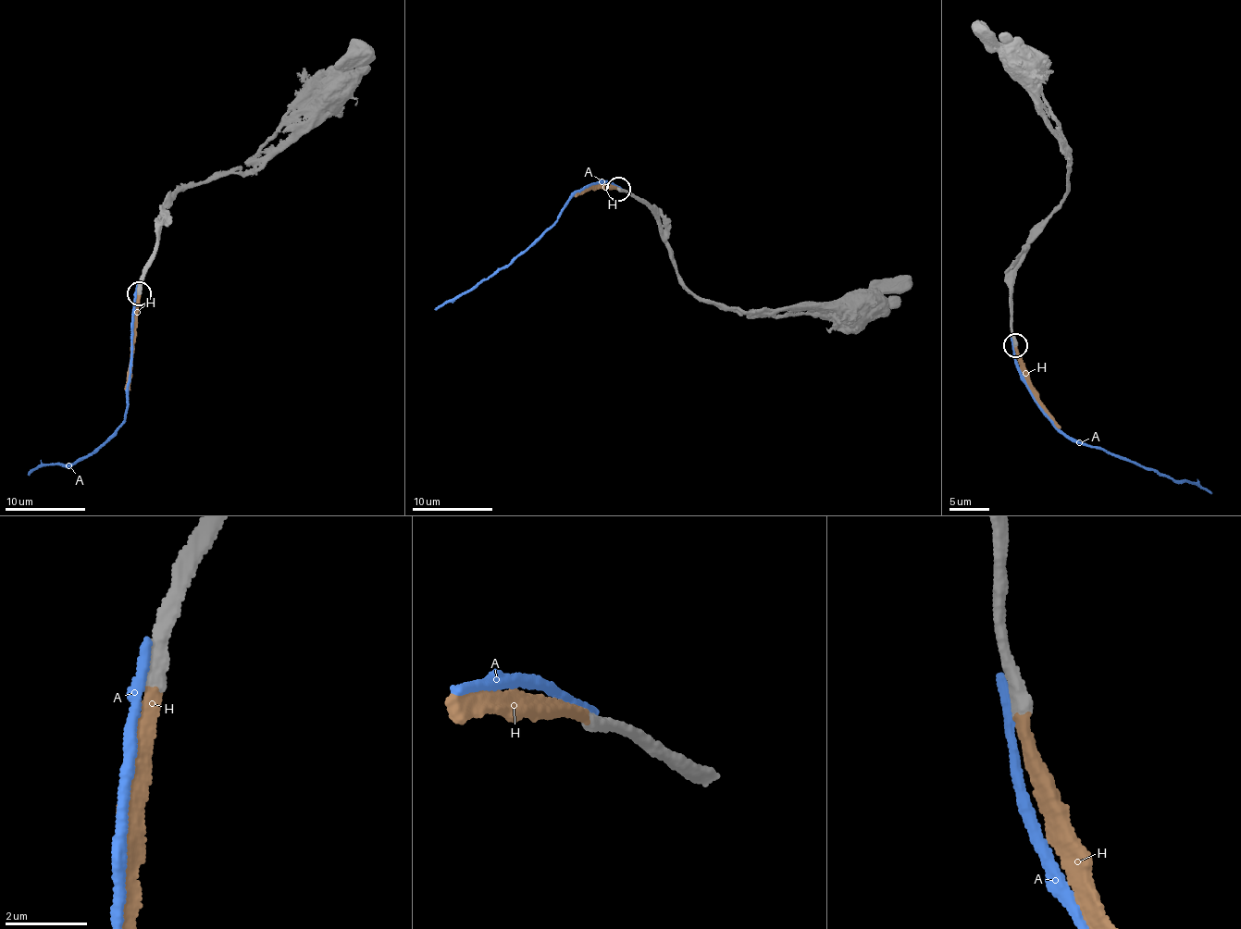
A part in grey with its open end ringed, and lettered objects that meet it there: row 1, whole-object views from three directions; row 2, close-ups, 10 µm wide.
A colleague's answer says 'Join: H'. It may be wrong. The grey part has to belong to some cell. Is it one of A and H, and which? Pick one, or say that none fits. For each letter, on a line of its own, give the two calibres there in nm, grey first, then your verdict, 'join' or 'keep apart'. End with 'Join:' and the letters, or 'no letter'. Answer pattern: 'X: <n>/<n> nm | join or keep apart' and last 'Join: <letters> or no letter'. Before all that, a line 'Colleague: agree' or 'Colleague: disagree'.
Colleague: agree
A: 480/280 nm | keep apart
H: 400/320 nm | join
Join: H

